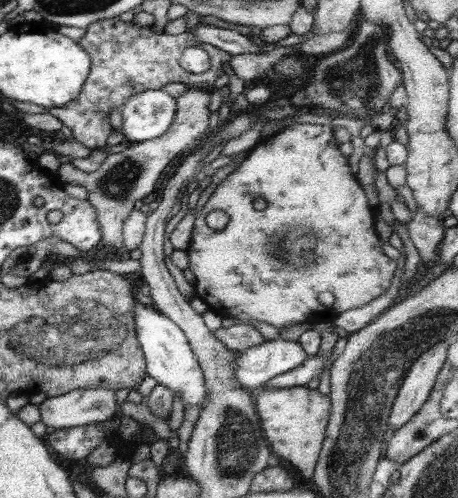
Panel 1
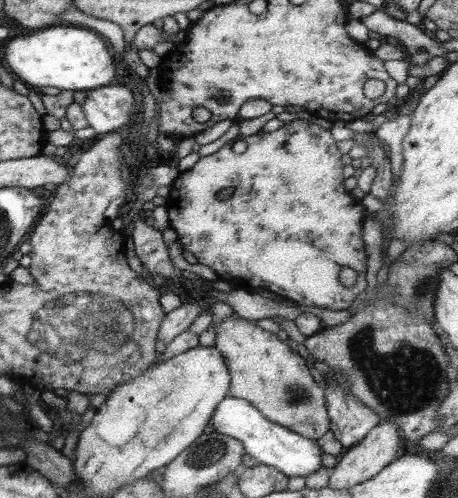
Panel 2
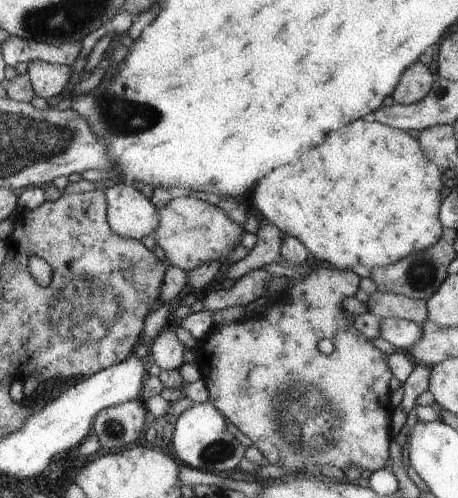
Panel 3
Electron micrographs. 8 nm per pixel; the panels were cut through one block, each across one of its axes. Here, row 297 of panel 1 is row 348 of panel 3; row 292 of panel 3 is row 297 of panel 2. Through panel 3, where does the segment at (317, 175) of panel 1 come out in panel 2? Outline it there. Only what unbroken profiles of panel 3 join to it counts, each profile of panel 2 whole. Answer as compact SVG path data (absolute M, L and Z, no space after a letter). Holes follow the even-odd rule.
M303 120L287 122L269 134L259 132L245 138L237 136L223 144L213 156L201 156L193 168L179 172L179 176L171 182L169 196L165 200L169 228L177 232L177 242L181 248L195 254L197 264L213 270L217 278L227 282L233 290L253 292L261 288L275 292L279 300L285 298L293 300L295 304L325 310L347 310L367 286L367 256L359 238L365 208L357 192L345 192L345 180L341 174L343 164L339 158L341 150L331 138L331 132ZM235 140L247 142L247 150L243 154L231 152ZM341 268L351 268L359 274L351 288L345 288L337 282Z

